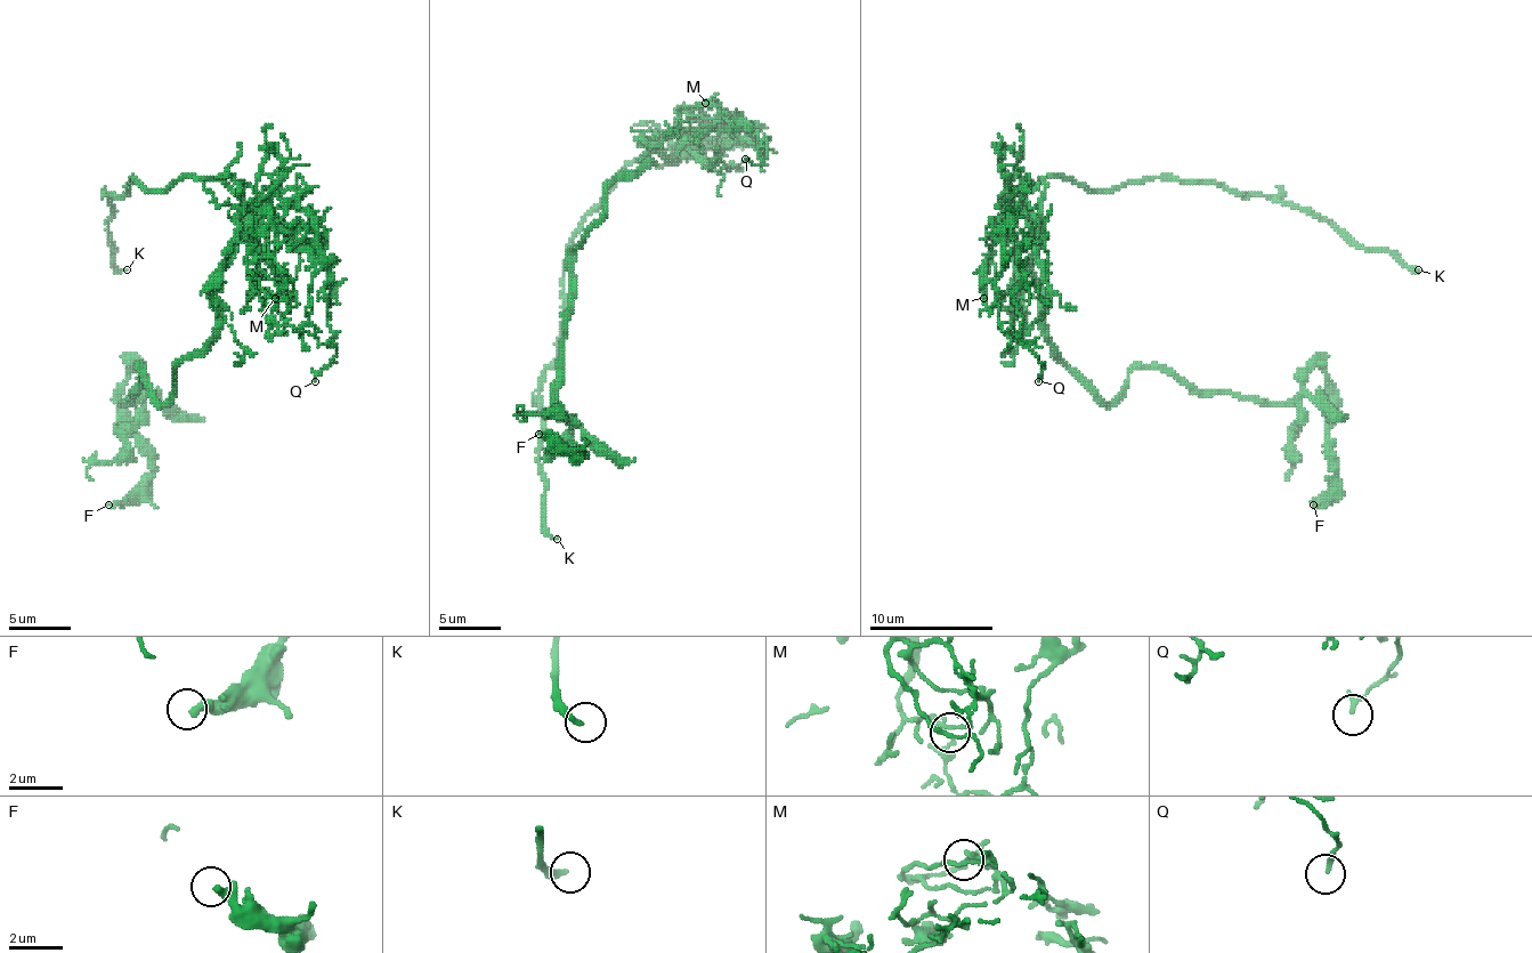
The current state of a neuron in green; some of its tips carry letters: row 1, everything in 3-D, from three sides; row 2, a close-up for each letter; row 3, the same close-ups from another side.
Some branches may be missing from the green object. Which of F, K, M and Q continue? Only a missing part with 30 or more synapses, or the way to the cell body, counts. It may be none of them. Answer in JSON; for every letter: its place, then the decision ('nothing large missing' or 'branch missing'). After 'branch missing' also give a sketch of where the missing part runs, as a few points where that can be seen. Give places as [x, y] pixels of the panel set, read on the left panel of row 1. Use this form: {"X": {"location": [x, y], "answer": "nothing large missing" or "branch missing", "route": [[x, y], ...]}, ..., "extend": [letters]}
{"F": {"location": [108, 505], "answer": "nothing large missing"}, "K": {"location": [127, 269], "answer": "branch missing"}, "M": {"location": [275, 298], "answer": "nothing large missing"}, "Q": {"location": [315, 381], "answer": "nothing large missing"}, "extend": ["K"]}

